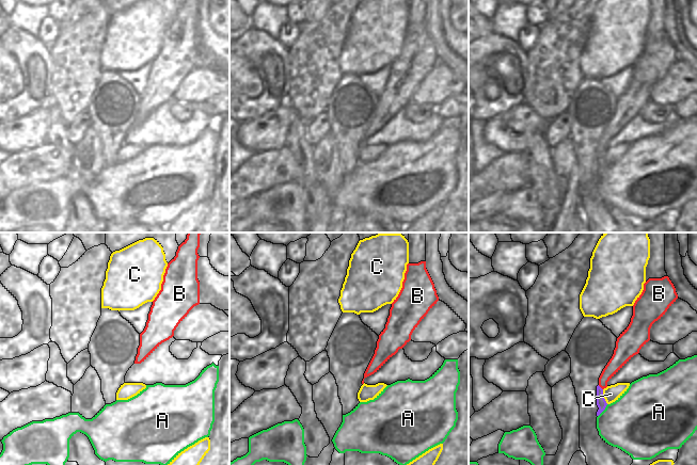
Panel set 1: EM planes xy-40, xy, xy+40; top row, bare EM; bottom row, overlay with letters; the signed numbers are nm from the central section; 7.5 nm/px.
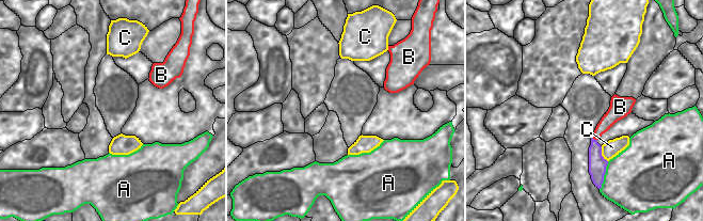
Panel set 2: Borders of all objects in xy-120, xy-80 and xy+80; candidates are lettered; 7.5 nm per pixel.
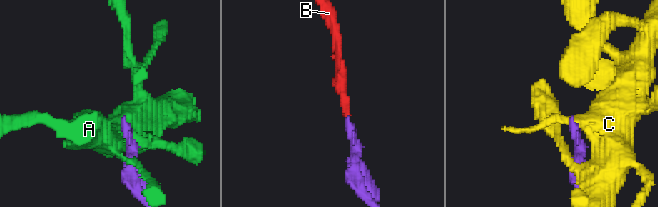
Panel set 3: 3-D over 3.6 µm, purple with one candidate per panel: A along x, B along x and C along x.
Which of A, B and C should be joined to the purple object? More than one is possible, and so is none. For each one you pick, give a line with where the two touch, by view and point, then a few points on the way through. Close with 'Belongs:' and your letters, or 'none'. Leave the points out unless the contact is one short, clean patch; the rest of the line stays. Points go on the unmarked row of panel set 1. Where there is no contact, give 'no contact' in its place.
B: xy+40 (600, 148) | across xy+40 (601, 163), (600, 148), (604, 138), (618, 121)
Belongs: B

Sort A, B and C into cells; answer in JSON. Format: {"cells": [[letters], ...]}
{"cells": [["A"], ["B"], ["C"]]}

